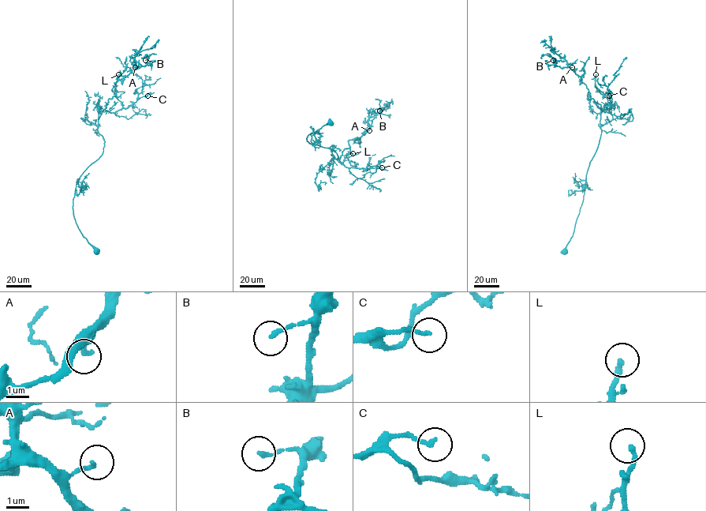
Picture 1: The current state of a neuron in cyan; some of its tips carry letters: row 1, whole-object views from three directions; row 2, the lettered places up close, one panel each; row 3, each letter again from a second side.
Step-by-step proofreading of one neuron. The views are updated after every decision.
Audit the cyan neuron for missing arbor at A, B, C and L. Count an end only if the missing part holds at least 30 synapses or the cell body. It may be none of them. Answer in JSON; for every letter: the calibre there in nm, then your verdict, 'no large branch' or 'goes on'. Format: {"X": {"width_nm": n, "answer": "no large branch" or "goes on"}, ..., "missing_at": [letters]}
{"A": {"width_nm": 200, "answer": "no large branch"}, "B": {"width_nm": 170, "answer": "no large branch"}, "C": {"width_nm": 140, "answer": "no large branch"}, "L": {"width_nm": 200, "answer": "goes on"}, "missing_at": ["L"]}

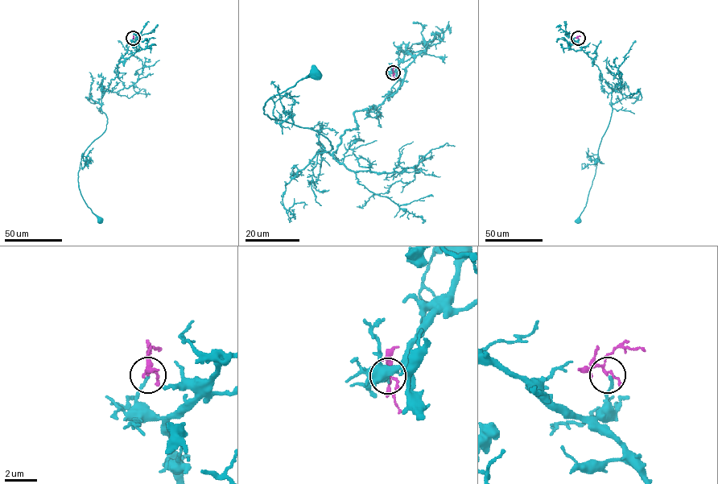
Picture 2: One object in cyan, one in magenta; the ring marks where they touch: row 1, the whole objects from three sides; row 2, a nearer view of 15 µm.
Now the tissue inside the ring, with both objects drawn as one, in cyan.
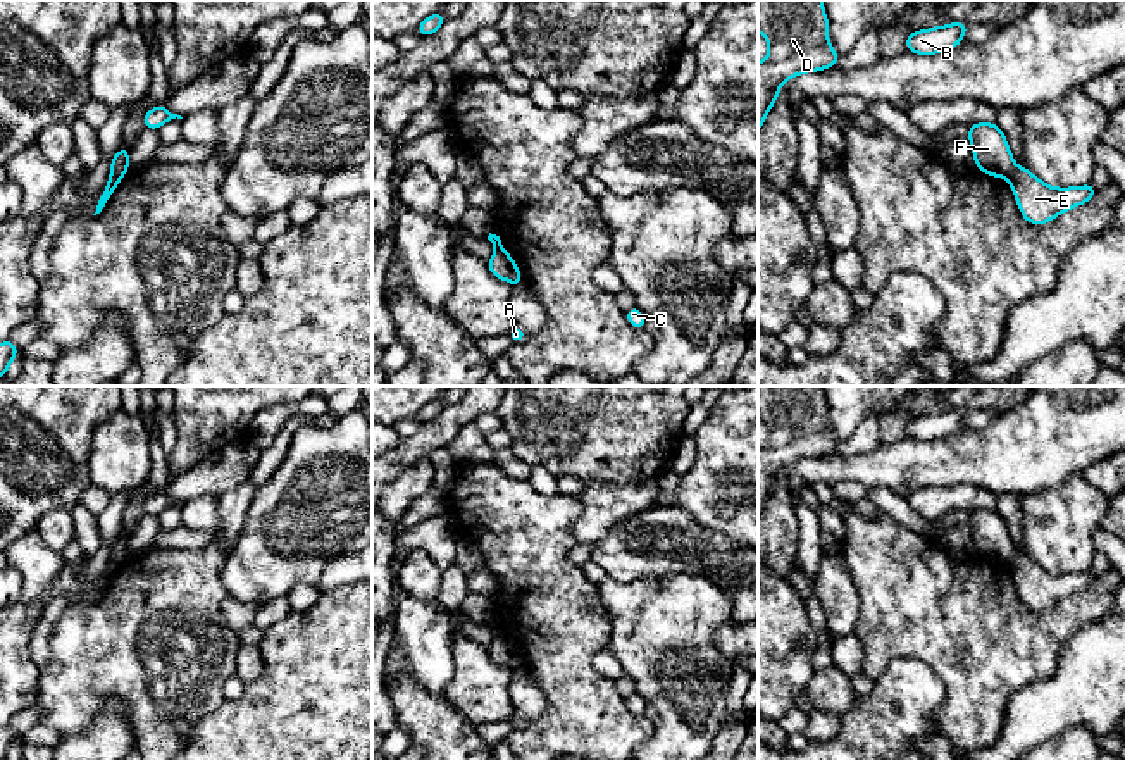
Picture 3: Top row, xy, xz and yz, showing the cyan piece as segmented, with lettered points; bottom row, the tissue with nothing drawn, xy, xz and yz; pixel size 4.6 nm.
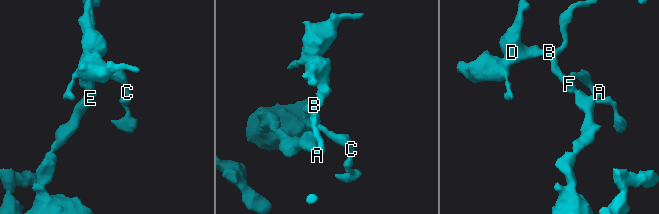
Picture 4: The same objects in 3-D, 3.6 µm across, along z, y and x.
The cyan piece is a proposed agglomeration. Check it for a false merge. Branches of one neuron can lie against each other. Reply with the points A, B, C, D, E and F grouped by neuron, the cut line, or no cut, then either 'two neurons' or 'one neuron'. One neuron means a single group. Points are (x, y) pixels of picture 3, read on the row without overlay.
A E / B C D F; cut in yz along (1017, 554), (1008, 564); two neurons

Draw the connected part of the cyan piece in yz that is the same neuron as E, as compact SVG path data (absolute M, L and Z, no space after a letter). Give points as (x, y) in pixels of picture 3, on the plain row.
M1025 551L1010 562L1018 595L1030 610L1046 610L1056 601L1089 588L1096 581L1094 569L1075 574L1053 574L1037 565Z

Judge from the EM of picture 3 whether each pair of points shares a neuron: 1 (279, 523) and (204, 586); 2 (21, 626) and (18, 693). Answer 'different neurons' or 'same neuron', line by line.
1: different neurons
2: same neuron

